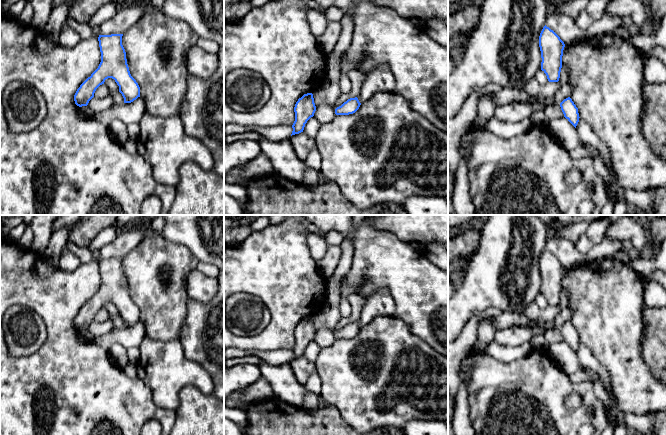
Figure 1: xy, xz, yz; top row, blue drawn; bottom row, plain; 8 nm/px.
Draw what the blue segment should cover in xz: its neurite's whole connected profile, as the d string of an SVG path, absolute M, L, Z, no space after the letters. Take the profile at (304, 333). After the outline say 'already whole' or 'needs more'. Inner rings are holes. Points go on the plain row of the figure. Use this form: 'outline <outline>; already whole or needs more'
outline M312 317L304 318L298 323L294 331L295 345L292 349L293 355L291 360L303 356L305 348L314 340L315 335L316 330Z; already whole

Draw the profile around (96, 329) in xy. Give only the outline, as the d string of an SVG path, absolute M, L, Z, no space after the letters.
M107 320L102 323L93 321L89 325L87 330L94 336L94 338L97 338L110 332L113 329L114 329L113 323L110 320Z

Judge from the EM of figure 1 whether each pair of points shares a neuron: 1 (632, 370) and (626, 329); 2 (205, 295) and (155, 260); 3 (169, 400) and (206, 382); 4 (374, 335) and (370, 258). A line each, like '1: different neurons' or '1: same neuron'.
1: same neuron
2: different neurons
3: same neuron
4: different neurons

